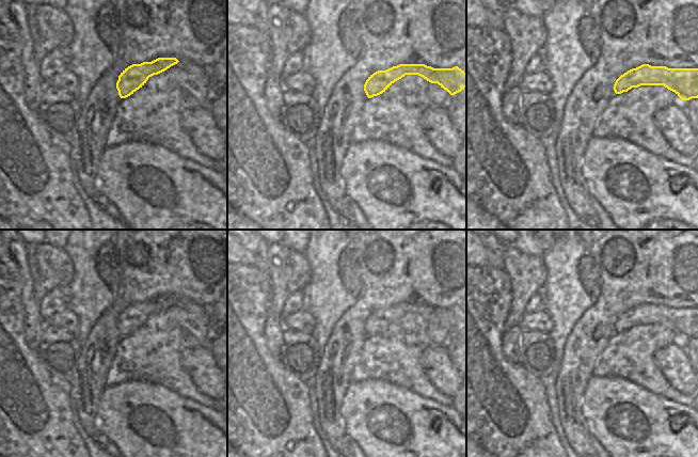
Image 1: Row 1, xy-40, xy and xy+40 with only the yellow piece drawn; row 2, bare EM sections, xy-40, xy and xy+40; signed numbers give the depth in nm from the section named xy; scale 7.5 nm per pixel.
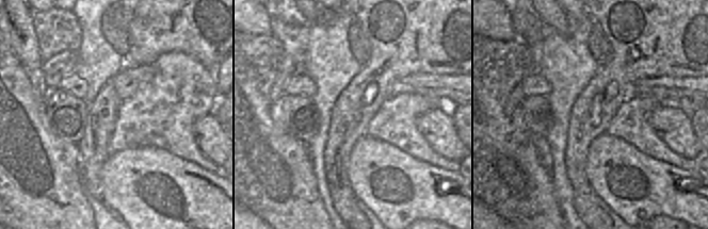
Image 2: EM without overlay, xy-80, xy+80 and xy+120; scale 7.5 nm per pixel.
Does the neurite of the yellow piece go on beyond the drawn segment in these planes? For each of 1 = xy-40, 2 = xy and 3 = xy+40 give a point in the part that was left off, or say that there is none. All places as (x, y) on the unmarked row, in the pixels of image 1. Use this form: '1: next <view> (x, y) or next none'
1: next none
2: next none
3: next none

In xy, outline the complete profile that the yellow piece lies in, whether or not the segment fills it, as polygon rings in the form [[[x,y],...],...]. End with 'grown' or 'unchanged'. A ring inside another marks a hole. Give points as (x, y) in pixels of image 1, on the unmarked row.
[[[399,303],[370,314],[364,324],[364,330],[368,337],[378,335],[406,314],[418,314],[431,322],[438,322],[450,334],[466,327],[466,312],[458,305],[433,308],[425,303]]] | unchanged

